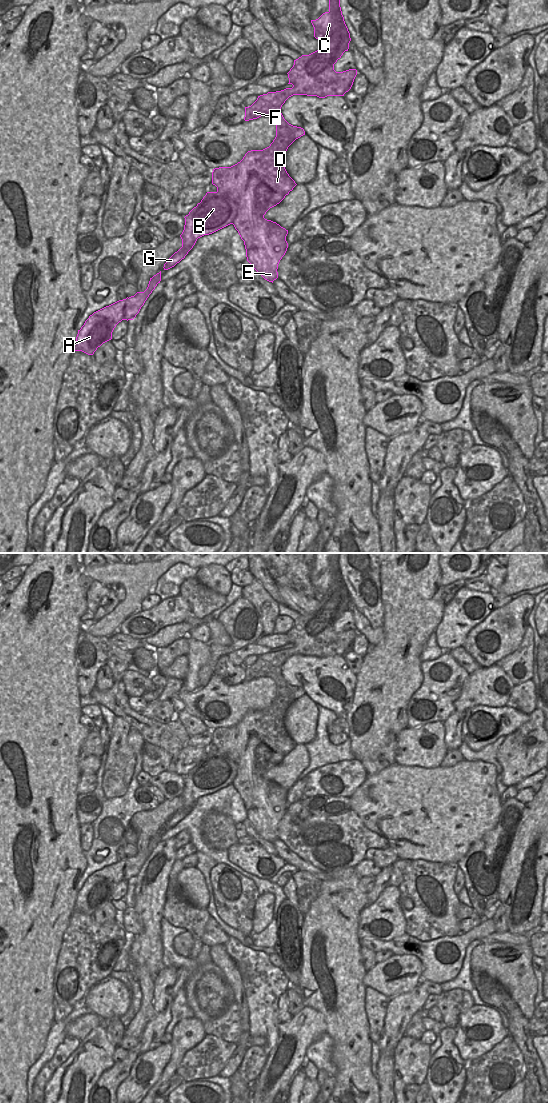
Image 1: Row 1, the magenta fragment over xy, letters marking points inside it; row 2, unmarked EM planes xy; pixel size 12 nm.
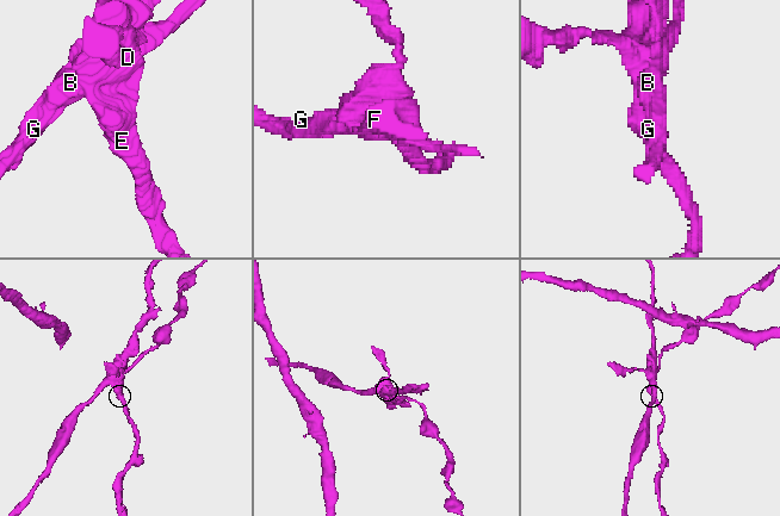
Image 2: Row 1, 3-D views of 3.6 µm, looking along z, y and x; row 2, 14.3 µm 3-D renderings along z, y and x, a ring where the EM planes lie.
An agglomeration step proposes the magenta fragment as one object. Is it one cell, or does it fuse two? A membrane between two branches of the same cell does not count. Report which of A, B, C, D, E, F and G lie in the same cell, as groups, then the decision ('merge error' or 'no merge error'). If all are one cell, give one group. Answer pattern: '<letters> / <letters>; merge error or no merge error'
A B G / C D E F; merge error

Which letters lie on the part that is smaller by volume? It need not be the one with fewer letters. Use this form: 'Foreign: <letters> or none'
Foreign: C, D, E, F

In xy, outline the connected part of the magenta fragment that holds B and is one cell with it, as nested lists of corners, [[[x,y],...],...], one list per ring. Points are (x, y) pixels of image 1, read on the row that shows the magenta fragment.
[[[207,192],[185,218],[182,247],[164,264],[168,270],[179,263],[193,248],[198,238],[212,234],[230,224],[238,214],[238,204],[223,192]]]

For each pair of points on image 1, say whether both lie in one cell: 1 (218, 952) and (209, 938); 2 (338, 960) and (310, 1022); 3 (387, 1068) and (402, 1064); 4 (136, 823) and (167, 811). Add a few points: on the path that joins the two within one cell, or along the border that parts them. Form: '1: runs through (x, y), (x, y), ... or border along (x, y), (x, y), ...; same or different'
1: border along (223, 943), (215, 943), (209, 947); different
2: border along (305, 1005), (316, 1009), (322, 1015), (326, 1031); different
3: border along (393, 1052), (394, 1090); different
4: runs through (144, 822), (151, 822), (159, 815); same

